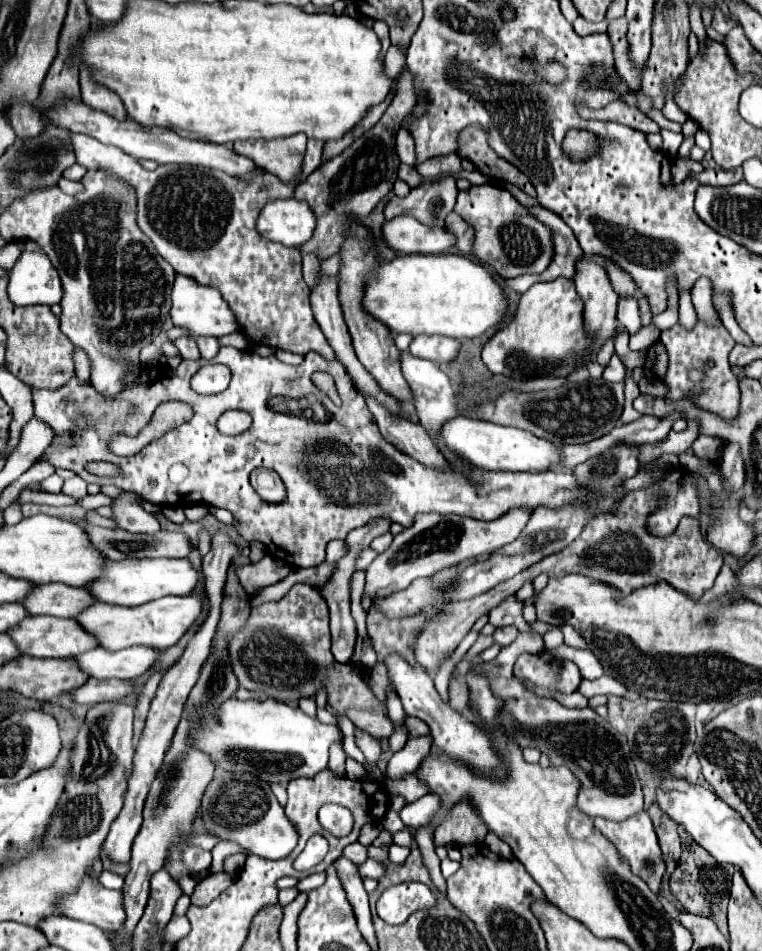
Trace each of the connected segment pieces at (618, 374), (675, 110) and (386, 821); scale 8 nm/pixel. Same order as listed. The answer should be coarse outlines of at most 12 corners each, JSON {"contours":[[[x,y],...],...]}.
{"contours":[[[616,354],[606,366],[602,378],[624,380],[624,366]],[[682,76],[668,84],[664,116],[672,122],[684,124],[686,114],[674,102],[682,84]],[[389,810],[382,820],[392,834],[406,828],[398,812]]]}

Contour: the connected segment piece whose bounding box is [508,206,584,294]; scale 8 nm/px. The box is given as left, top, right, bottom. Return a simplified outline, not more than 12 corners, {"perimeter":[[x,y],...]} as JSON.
{"perimeter":[[540,206],[532,214],[552,230],[554,256],[542,274],[524,274],[508,286],[518,294],[536,282],[572,278],[584,256],[574,232]]}

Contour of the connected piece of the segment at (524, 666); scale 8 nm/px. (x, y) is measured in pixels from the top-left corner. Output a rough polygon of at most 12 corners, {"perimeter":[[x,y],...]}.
{"perimeter":[[548,652],[522,654],[514,664],[520,682],[538,698],[572,694],[582,682],[576,664]]}

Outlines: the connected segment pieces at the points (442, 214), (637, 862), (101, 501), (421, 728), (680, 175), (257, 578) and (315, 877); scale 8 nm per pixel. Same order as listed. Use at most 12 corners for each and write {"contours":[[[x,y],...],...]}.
{"contours":[[[452,176],[394,196],[384,216],[444,226],[458,188]],[[642,810],[624,822],[594,818],[654,894],[666,864]],[[102,493],[81,499],[83,508],[96,510],[114,500]],[[406,718],[410,736],[428,736],[430,728],[420,718]],[[676,156],[672,178],[682,182],[690,172],[702,172],[704,166],[692,158]],[[266,554],[250,566],[236,566],[252,598],[280,582],[290,566]],[[326,872],[314,873],[300,880],[300,892],[309,892],[324,884]]]}

